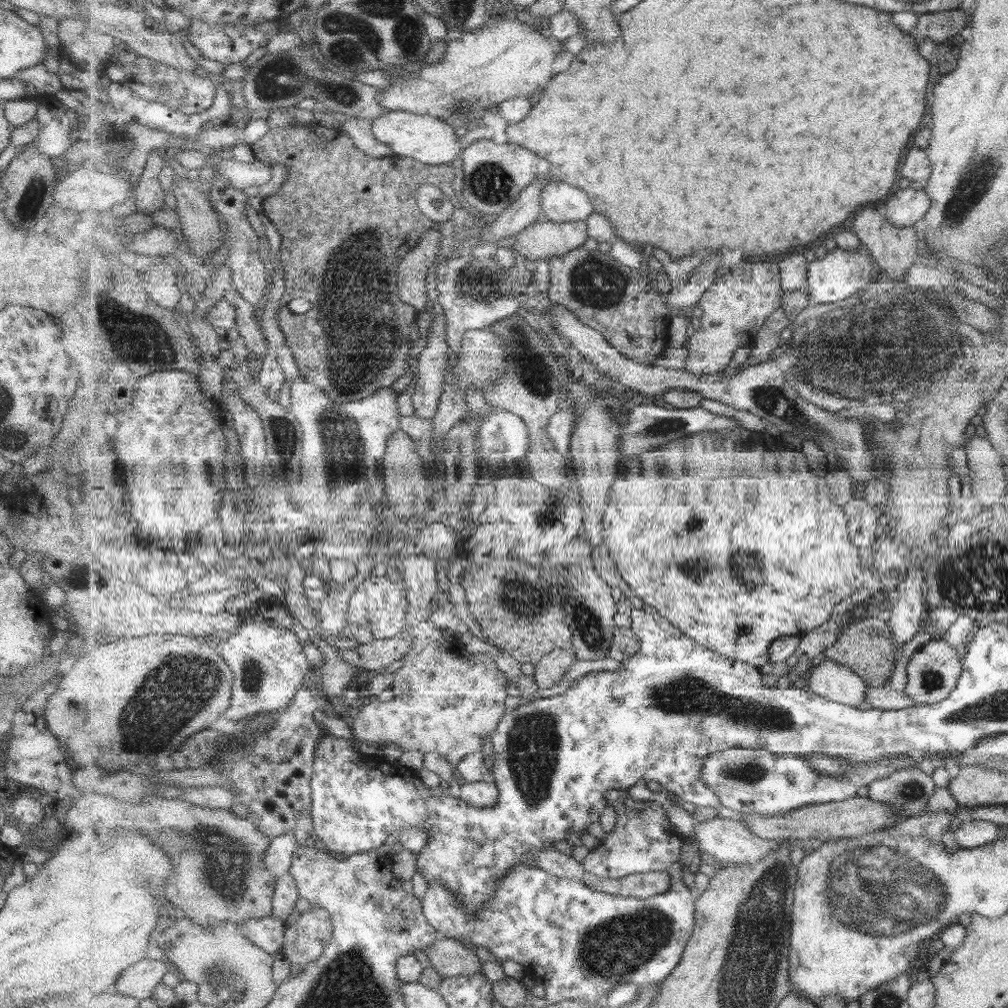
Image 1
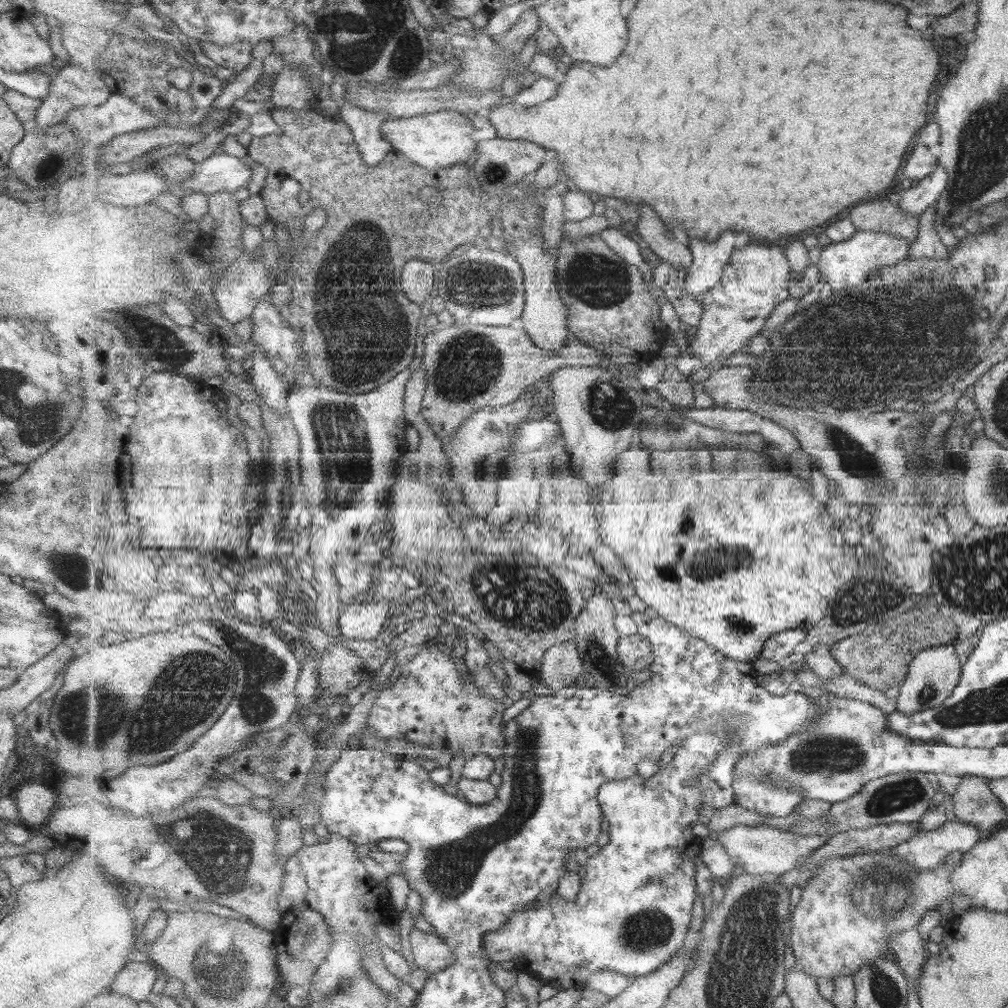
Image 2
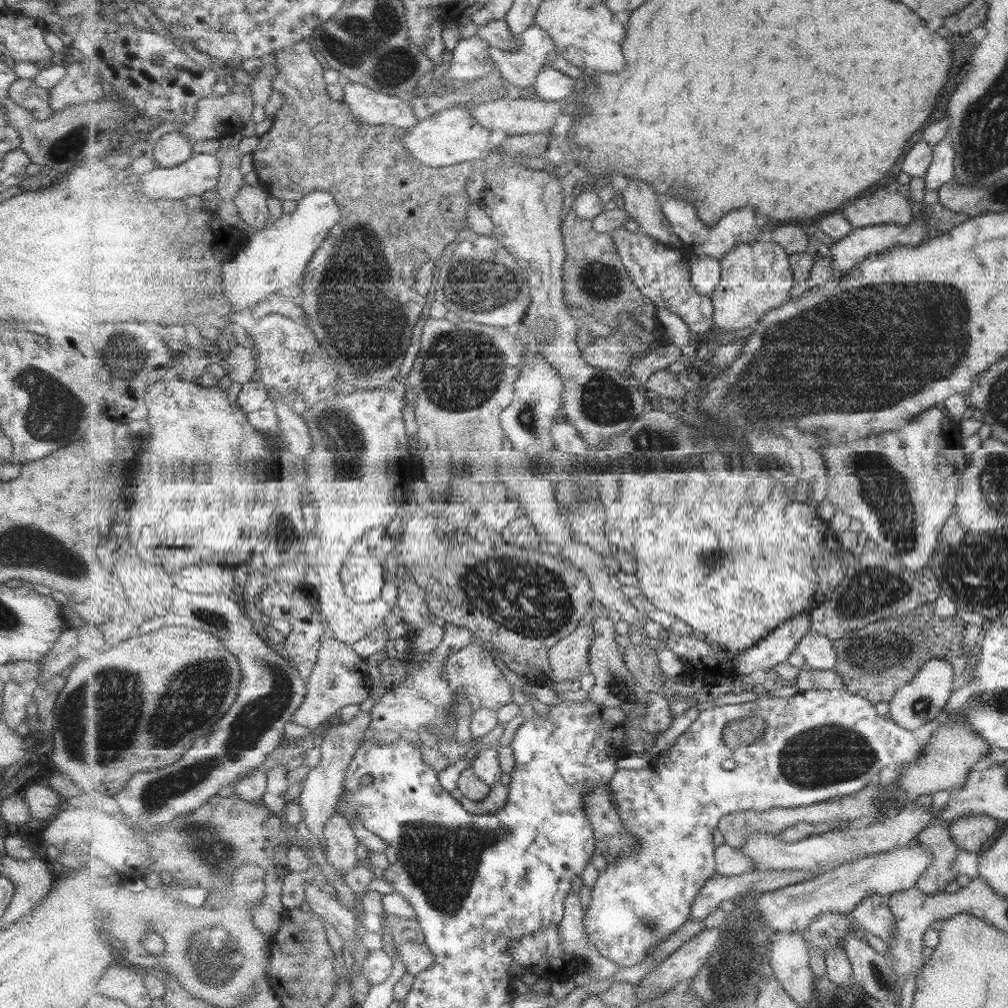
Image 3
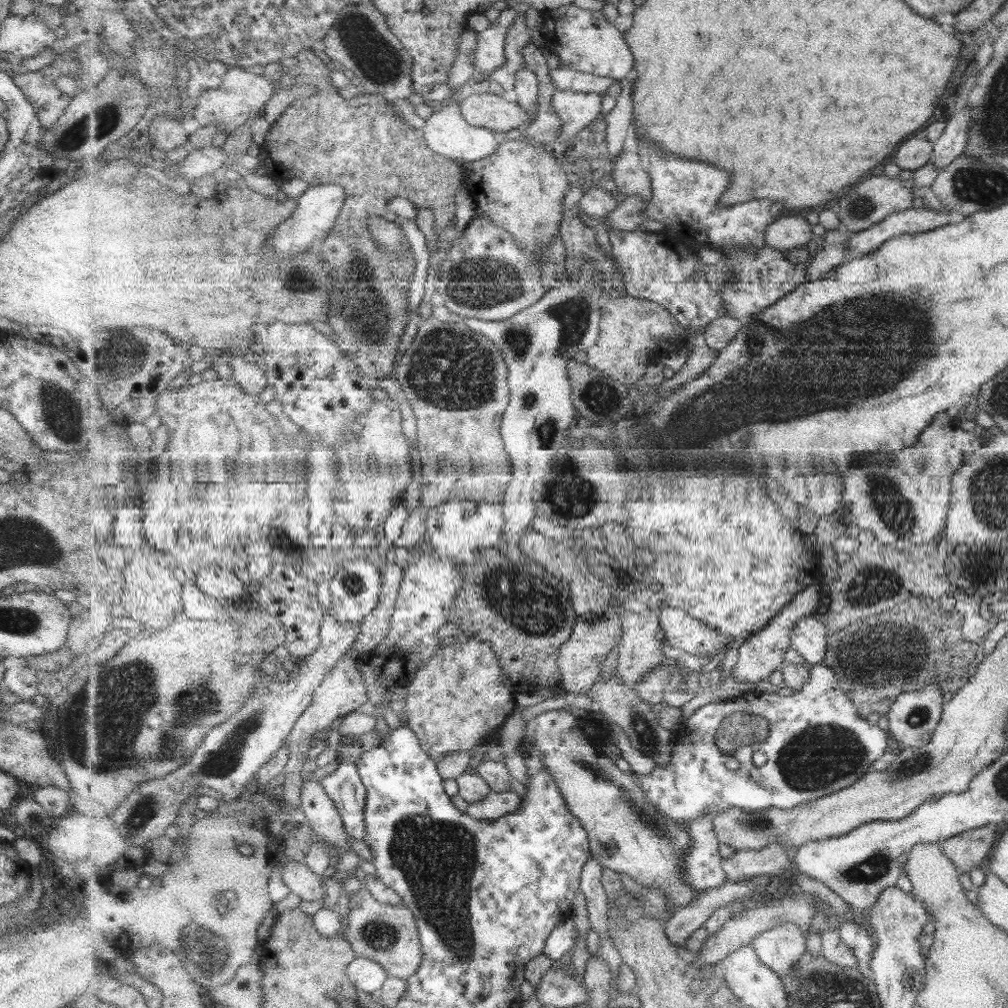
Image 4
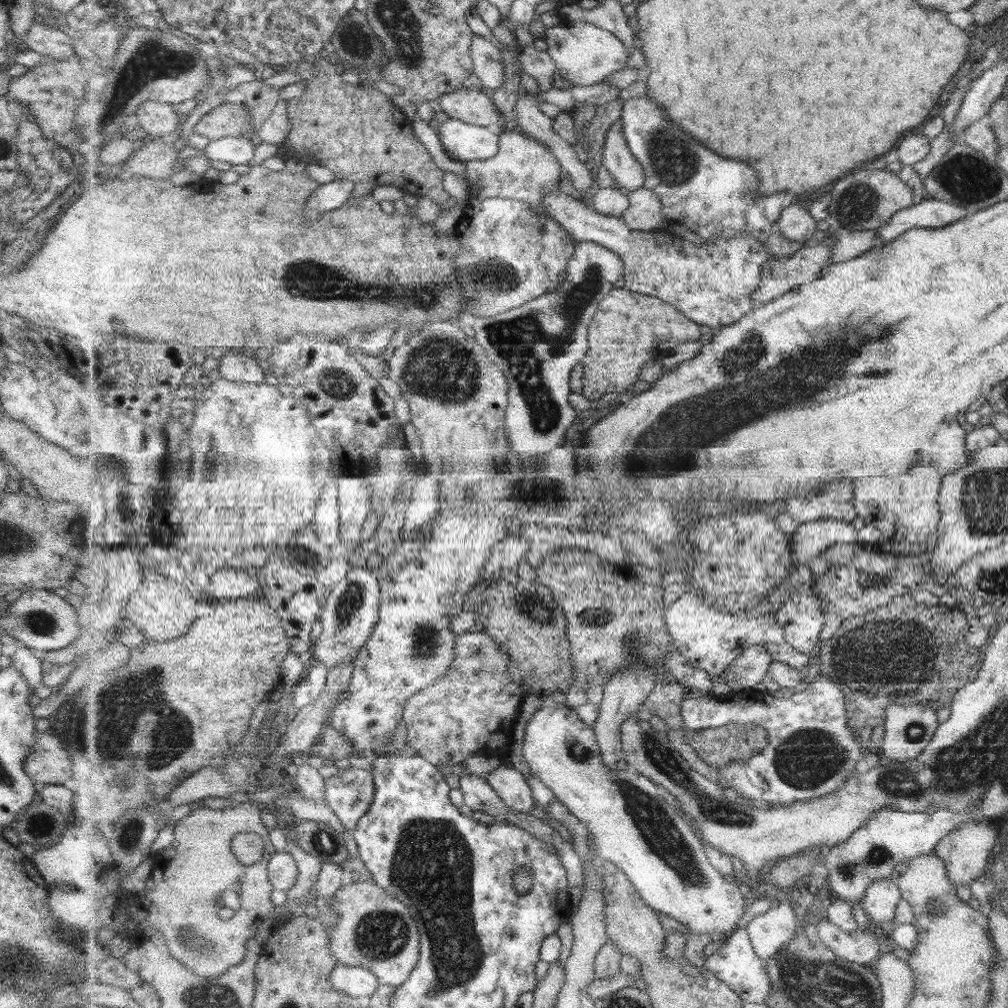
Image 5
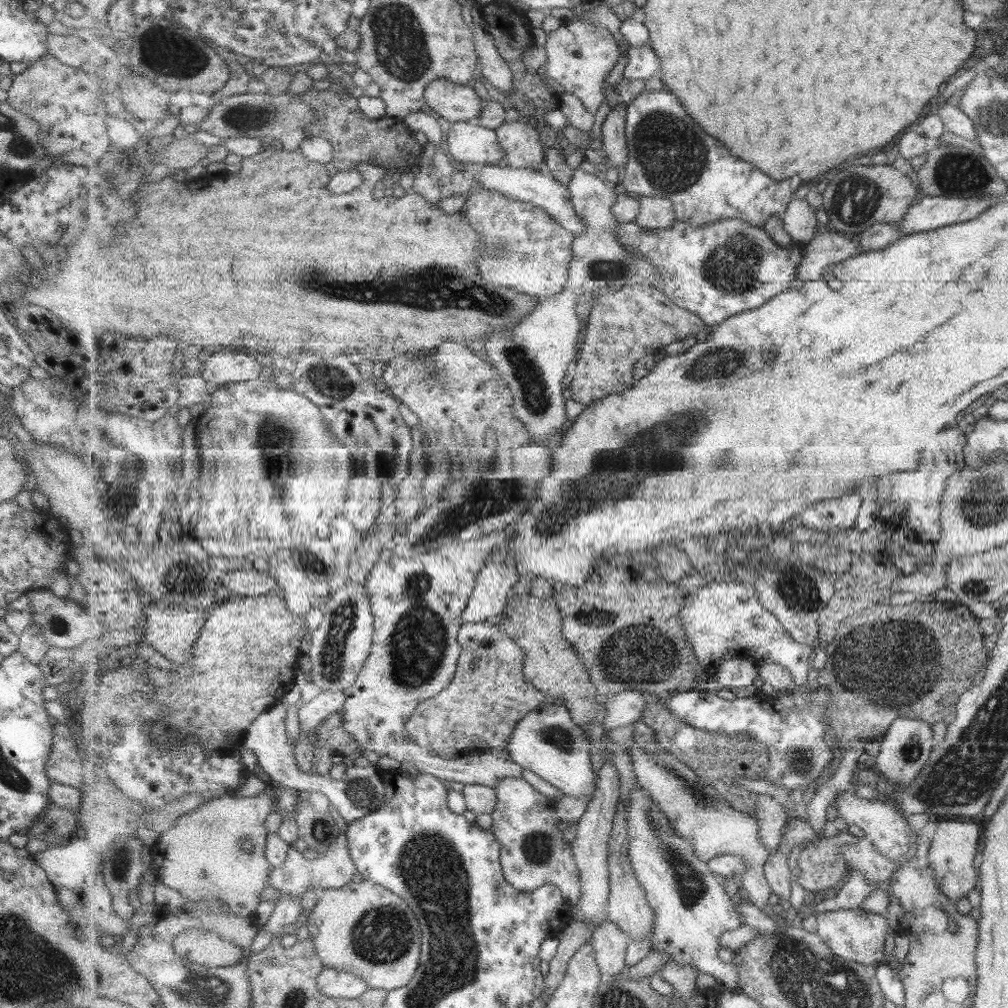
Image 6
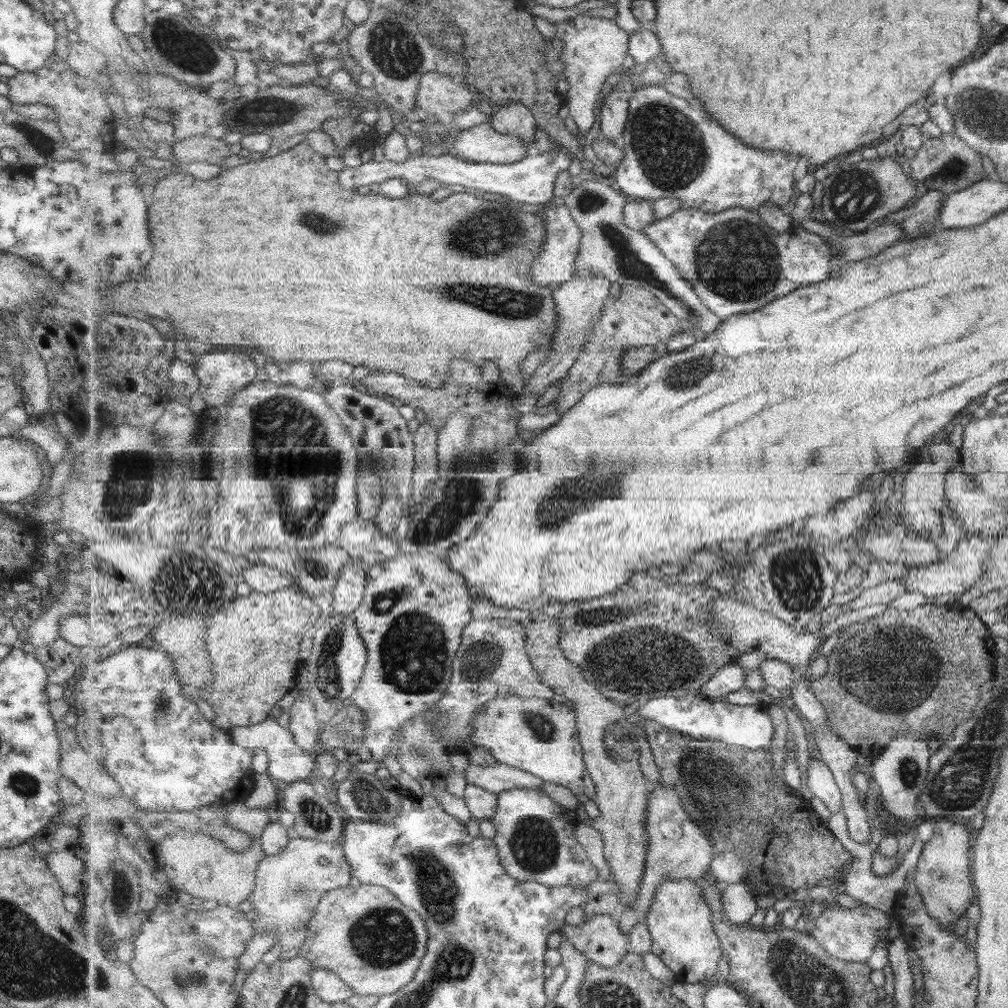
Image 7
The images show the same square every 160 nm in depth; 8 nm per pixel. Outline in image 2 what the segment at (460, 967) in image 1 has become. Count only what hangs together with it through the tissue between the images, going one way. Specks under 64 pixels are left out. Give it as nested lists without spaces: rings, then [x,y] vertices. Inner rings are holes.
[[[414,926],[410,935],[405,938],[410,940],[416,968],[435,973],[457,964],[457,956],[453,949],[438,935]]]

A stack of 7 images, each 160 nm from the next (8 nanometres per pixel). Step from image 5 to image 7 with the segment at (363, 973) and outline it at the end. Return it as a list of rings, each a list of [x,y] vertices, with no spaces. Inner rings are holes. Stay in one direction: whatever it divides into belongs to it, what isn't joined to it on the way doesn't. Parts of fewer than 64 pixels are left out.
[[[317,968],[313,972],[312,982],[316,989],[316,994],[319,994],[322,1000],[329,1003],[345,1003],[349,998],[357,994],[337,974],[323,968]]]

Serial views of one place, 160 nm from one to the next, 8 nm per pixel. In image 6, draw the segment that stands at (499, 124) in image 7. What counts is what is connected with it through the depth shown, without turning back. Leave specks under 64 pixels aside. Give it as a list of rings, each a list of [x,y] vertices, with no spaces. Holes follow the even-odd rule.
[[[507,122],[503,123],[496,131],[496,134],[499,136],[499,142],[501,146],[507,151],[506,157],[502,158],[498,164],[491,164],[491,165],[499,165],[503,168],[510,168],[510,169],[539,169],[540,171],[546,170],[545,166],[545,146],[541,142],[540,139],[540,132],[537,131],[536,127],[529,124],[525,124],[523,122]]]

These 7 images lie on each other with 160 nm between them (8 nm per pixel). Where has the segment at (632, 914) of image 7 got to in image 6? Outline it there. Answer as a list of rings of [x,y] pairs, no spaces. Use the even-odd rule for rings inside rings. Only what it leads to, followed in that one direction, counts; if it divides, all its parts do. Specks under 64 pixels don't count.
[[[632,741],[629,746],[640,786],[650,793],[654,802],[669,817],[677,834],[686,838],[694,846],[696,855],[705,862],[719,855],[742,856],[748,866],[742,879],[742,892],[757,908],[768,911],[772,888],[765,876],[764,866],[771,853],[761,843],[759,822],[755,814],[739,812],[729,806],[723,796],[717,796],[711,786],[707,786],[691,768],[687,768],[684,762],[668,750],[658,749],[656,754],[649,754]]]

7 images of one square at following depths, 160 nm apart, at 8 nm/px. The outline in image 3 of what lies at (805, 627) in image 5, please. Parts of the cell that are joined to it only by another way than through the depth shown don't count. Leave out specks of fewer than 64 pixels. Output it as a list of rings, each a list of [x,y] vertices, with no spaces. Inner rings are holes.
[[[810,632],[801,639],[796,651],[806,658],[807,667],[815,670],[831,670],[837,664],[838,654],[828,636]]]

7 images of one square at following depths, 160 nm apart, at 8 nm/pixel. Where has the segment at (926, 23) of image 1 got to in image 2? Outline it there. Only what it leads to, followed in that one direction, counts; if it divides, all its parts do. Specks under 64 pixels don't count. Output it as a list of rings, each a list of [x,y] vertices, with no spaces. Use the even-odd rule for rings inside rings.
[[[977,3],[960,5],[946,16],[929,22],[928,27],[943,37],[959,37],[960,33],[973,31],[977,24]]]

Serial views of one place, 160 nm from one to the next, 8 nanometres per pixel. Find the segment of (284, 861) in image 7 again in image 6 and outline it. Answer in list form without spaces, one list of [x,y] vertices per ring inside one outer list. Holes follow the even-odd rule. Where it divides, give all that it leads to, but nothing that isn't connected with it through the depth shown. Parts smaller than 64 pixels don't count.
[[[341,833],[337,842],[332,844],[324,853],[320,853],[316,859],[305,857],[303,852],[298,852],[297,848],[291,845],[284,865],[271,871],[270,886],[278,890],[279,898],[283,897],[283,894],[303,896],[312,887],[314,891],[319,886],[325,889],[343,888],[353,880],[357,871],[357,865],[353,862],[348,849],[348,836],[346,833]]]

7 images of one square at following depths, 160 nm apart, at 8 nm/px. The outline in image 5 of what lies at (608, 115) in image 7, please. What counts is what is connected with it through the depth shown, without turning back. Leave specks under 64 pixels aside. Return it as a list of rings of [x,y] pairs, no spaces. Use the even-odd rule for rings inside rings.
[[[619,119],[607,131],[602,152],[602,170],[606,181],[615,181],[629,192],[644,185],[643,165],[635,158],[624,135]]]

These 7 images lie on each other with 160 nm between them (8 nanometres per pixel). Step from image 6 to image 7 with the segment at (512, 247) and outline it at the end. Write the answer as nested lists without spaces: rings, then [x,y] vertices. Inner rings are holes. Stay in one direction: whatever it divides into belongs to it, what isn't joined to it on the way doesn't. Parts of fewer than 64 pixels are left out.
[[[556,202],[548,211],[540,215],[544,218],[546,239],[537,261],[532,264],[532,279],[537,284],[549,285],[557,289],[577,276],[576,261],[584,234],[580,224],[577,224],[573,218],[570,208],[562,202]]]

